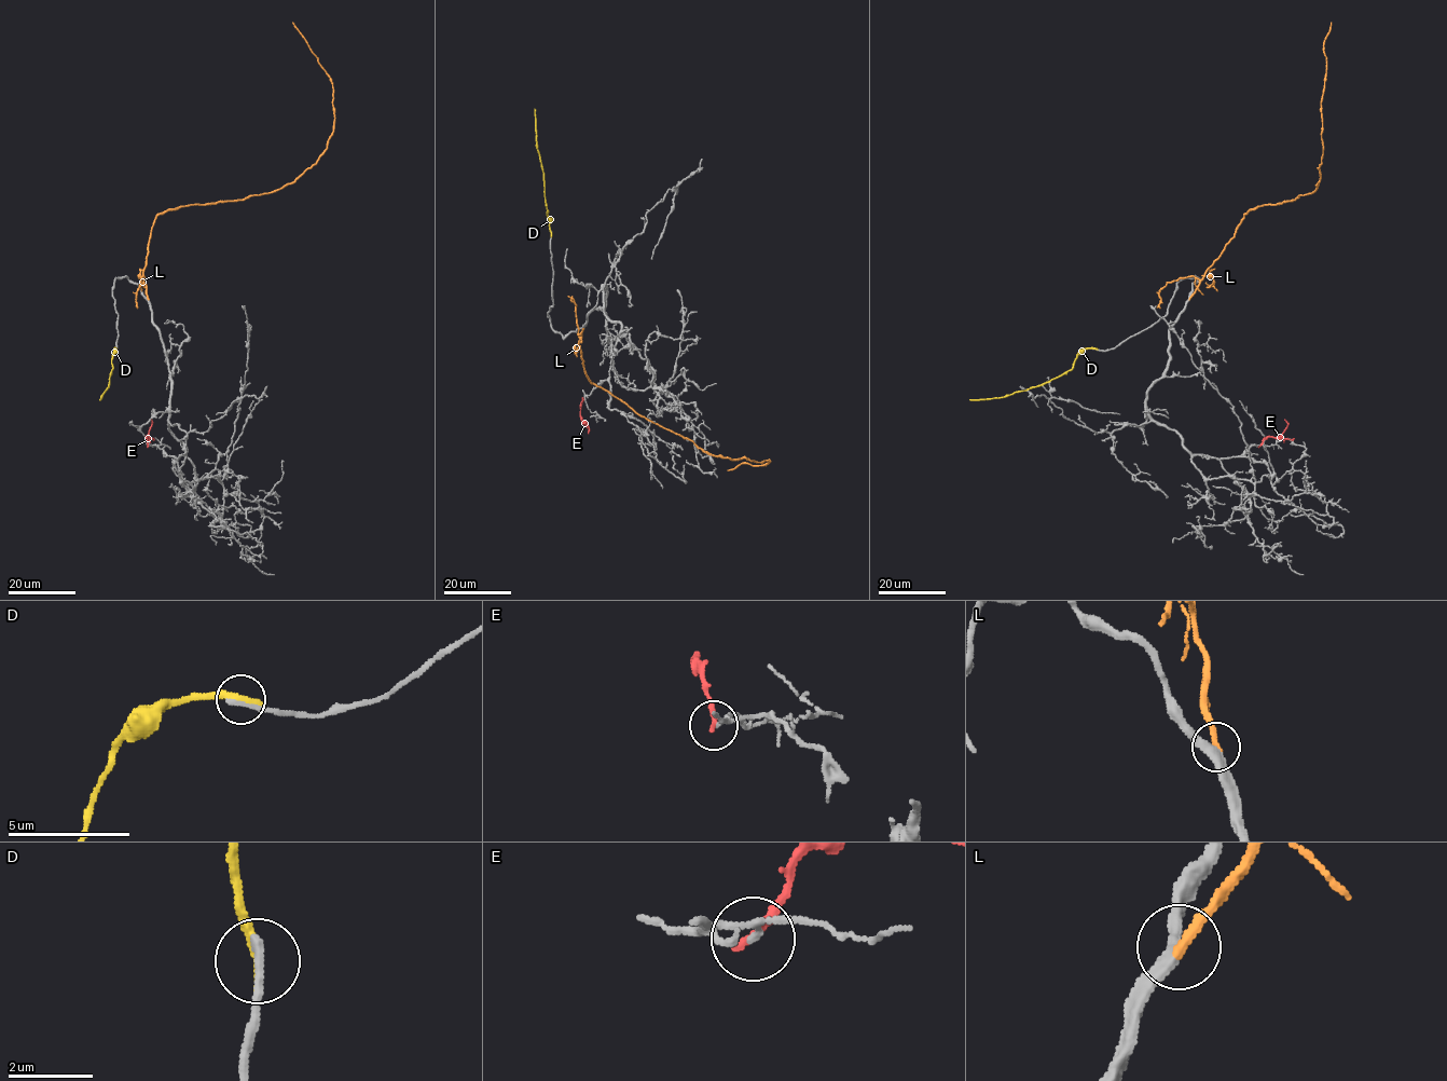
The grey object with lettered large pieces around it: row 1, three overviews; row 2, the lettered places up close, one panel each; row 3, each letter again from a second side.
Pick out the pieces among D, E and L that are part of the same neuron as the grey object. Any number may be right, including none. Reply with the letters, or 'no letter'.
L

